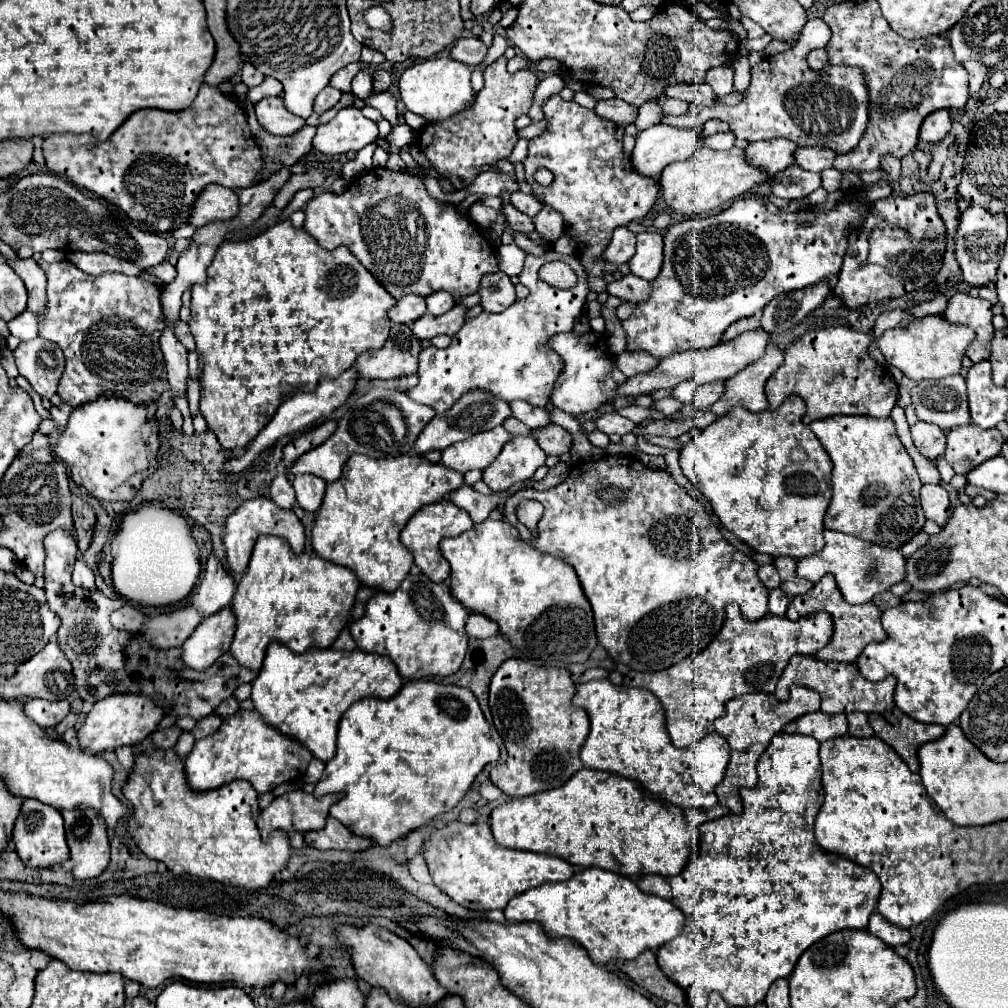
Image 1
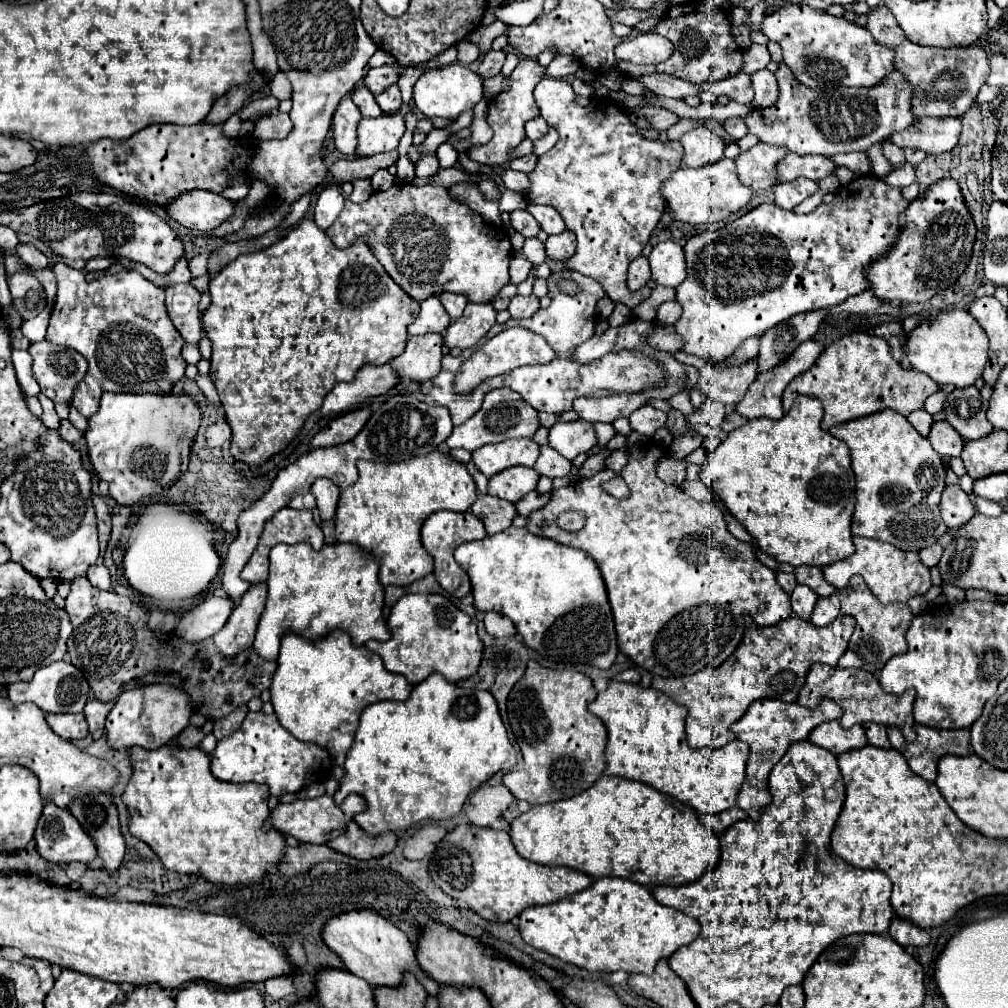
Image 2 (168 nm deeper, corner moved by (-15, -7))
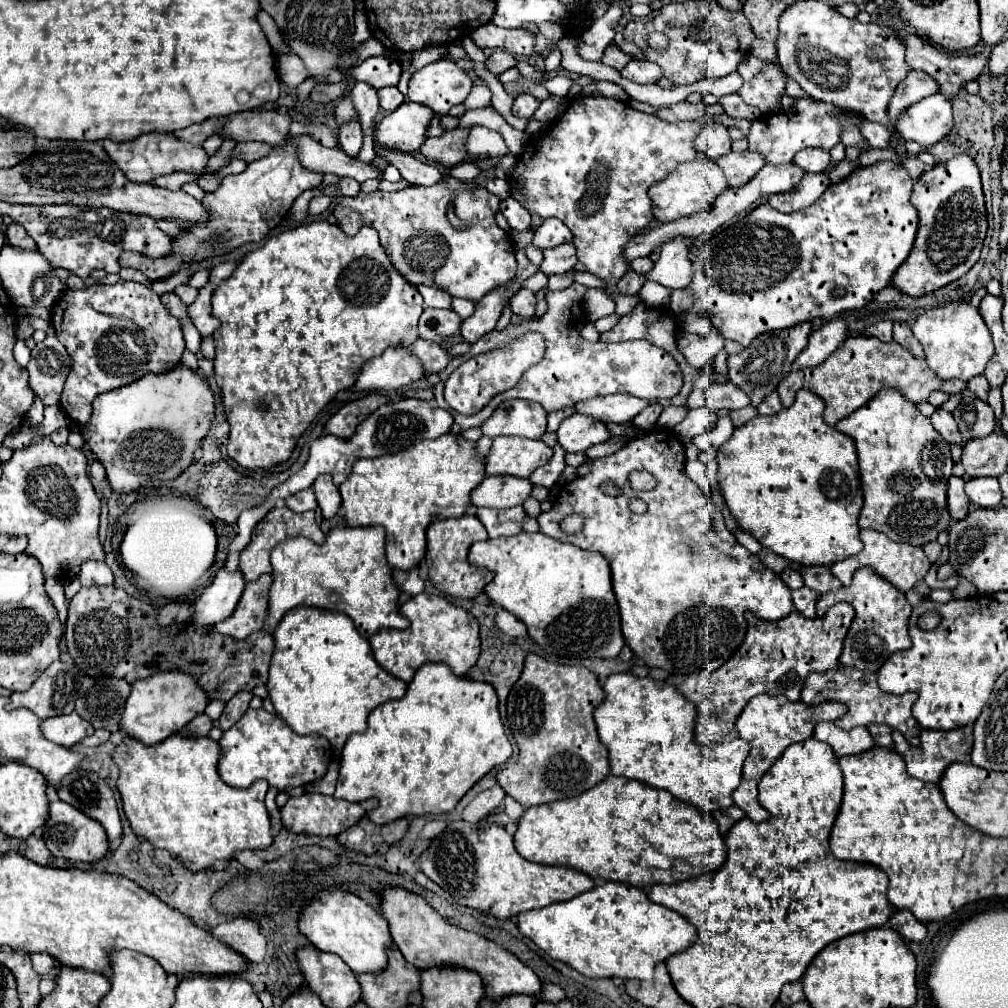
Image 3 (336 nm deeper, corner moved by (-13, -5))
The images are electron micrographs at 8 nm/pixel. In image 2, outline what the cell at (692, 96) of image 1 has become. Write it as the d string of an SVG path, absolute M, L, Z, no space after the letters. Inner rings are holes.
M645 75L639 79L647 89L661 97L671 97L671 99L685 99L687 95L701 95L701 87L695 83L687 83L681 79L673 79L671 75Z

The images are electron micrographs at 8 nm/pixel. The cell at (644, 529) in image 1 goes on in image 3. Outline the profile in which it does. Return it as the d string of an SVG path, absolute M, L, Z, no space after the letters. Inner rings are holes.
M671 431L643 435L635 441L629 441L621 451L601 459L589 459L587 463L591 467L589 473L565 485L559 497L555 499L553 509L541 513L537 521L541 533L565 543L573 543L585 551L599 551L609 561L625 643L631 647L631 651L635 651L637 657L645 661L647 667L661 667L675 675L689 675L703 669L717 671L725 661L735 655L737 647L745 637L745 611L755 613L759 619L777 621L795 609L791 601L791 589L781 581L777 573L767 569L757 555L737 543L735 535L731 535L723 527L721 515L713 511L717 507L707 501L705 491L687 477L685 449ZM635 469L645 469L653 473L659 485L647 493L633 491L629 485L629 473ZM607 481L615 483L621 489L617 497L601 493L601 485L605 485ZM631 497L643 499L649 509L643 515L633 515L627 507L627 501ZM571 513L579 513L585 519L583 529L579 533L565 533L559 527L559 523Z

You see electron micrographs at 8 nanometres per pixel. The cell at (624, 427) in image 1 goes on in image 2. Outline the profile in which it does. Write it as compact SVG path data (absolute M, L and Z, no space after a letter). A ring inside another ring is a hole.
M643 405L629 417L631 429L641 435L647 435L647 437L651 437L665 421L667 421L667 415L659 409L653 409L651 405Z

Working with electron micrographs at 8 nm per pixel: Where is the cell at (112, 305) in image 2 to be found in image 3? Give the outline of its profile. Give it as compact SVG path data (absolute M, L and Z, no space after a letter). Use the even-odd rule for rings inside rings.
M135 281L69 289L53 305L51 323L71 357L71 373L61 395L61 409L79 427L89 423L91 403L97 395L129 385L147 373L165 373L165 369L181 361L185 351L179 321L163 307L157 293Z

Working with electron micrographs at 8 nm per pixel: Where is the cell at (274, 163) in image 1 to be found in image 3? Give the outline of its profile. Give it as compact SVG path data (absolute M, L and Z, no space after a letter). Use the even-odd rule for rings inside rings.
M385 87L385 89L379 89L377 93L379 93L379 105L387 113L395 111L405 101L405 97L399 93L397 87Z

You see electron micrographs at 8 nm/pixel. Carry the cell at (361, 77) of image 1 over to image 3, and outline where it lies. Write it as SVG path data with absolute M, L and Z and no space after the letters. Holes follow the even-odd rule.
M377 55L365 59L361 65L357 65L351 71L355 81L365 81L375 89L383 87L393 87L401 79L401 65L399 61L387 57L387 55Z

